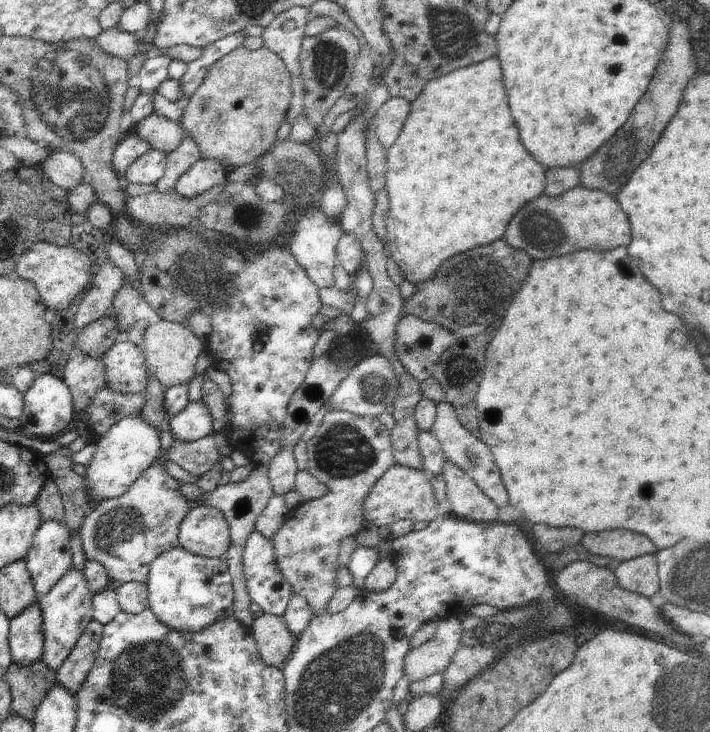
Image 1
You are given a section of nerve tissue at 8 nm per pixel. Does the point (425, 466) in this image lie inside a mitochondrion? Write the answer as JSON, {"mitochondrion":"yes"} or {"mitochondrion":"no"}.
{"mitochondrion":"no"}

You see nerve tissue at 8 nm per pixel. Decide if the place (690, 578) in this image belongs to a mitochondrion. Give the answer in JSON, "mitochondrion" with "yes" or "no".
{"mitochondrion":"yes"}

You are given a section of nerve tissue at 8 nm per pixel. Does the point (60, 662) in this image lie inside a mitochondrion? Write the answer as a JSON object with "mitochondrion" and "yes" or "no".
{"mitochondrion":"no"}

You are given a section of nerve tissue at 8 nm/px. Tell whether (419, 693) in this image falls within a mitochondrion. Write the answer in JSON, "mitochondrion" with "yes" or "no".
{"mitochondrion":"no"}

